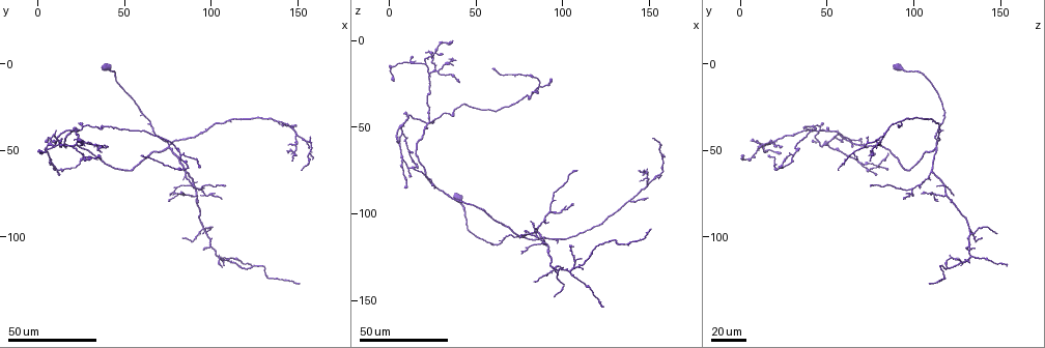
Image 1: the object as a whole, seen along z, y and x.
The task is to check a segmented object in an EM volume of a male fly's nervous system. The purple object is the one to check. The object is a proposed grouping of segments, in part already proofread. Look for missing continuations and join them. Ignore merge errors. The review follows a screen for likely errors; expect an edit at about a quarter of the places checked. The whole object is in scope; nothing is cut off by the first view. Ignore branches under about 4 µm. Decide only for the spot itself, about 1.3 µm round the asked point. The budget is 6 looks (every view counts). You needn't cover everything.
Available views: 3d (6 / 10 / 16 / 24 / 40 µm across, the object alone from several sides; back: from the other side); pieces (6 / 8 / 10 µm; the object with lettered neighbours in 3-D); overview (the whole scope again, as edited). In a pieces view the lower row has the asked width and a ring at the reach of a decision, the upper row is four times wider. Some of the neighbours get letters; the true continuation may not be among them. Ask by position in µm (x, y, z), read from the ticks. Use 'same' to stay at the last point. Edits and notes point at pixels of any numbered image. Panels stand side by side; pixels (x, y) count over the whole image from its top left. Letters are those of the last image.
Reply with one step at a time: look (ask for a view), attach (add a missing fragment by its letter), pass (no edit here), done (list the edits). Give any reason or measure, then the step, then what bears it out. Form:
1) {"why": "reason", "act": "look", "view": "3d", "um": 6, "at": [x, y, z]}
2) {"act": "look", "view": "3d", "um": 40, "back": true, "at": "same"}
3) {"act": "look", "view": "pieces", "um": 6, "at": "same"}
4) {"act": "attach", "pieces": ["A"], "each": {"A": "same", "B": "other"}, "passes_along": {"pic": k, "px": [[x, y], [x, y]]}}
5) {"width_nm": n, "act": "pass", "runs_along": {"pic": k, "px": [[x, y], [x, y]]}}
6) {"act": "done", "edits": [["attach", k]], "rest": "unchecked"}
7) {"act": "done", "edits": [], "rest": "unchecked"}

{"why": "free end", "act": "look", "view": "3d", "um": 40, "at": [14, 49, 64]}

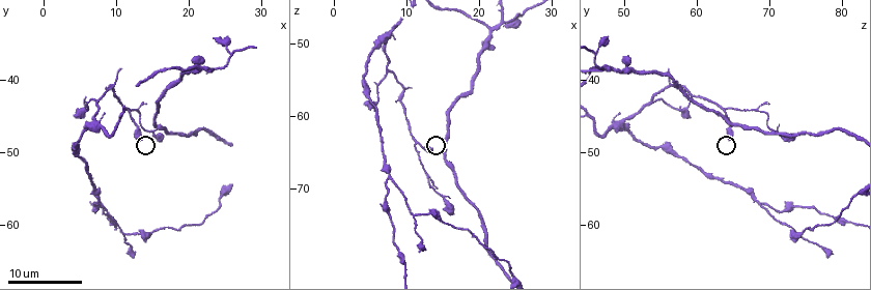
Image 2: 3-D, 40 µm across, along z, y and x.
{"act": "look", "view": "pieces", "um": 6, "at": [13.0, 48.0, 64.5]}

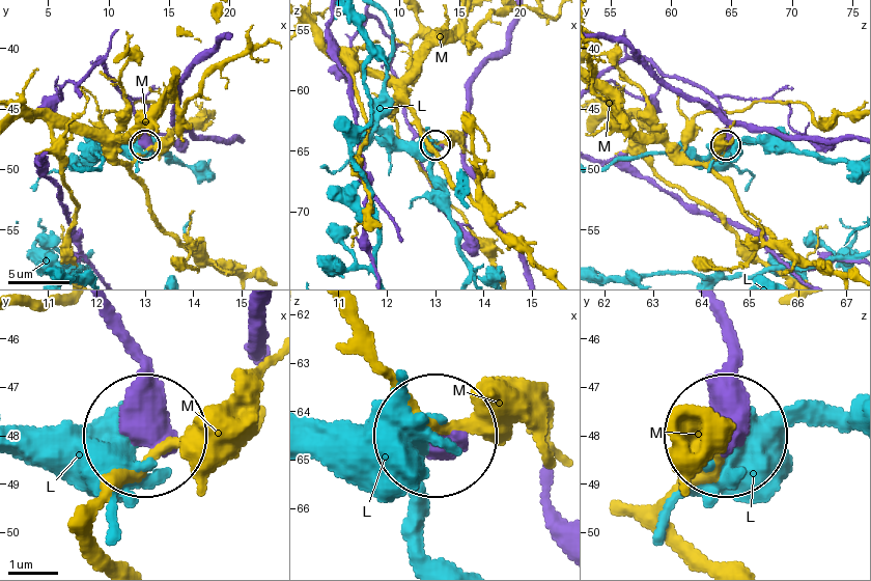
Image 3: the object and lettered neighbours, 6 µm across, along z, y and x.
{"width_nm": 480, "act": "pass", "each": {"L": "other", "M": "other"}, "runs_along": {"pic": 3, "px": [[106, 311], [143, 432]]}, "found": "no lettered fragment goes on from it"}

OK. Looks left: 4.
{"why": "tapers out", "act": "look", "view": "pieces", "um": 6, "at": [11.0, 38.5, 56.0]}

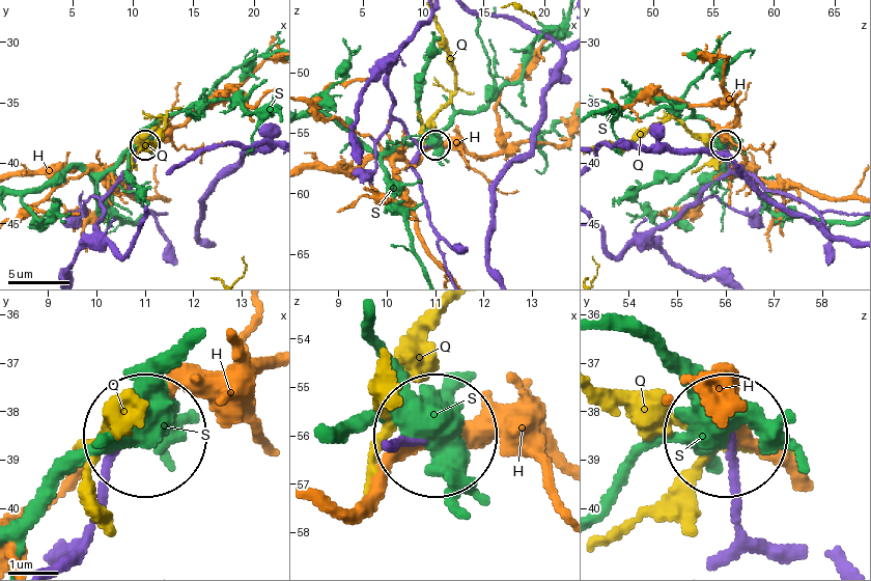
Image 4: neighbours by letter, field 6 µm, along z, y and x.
{"act": "pass", "each": {"H": "other", "Q": "other", "S": "other"}, "runs_along": {"pic": 4, "px": [[599, 228], [618, 255], [668, 226], [726, 173], [726, 146]]}, "found": "none of them fits"}

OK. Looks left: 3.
{"why": "an open end", "act": "look", "view": "pieces", "um": 8, "at": [4.5, 45.0, 58.5]}

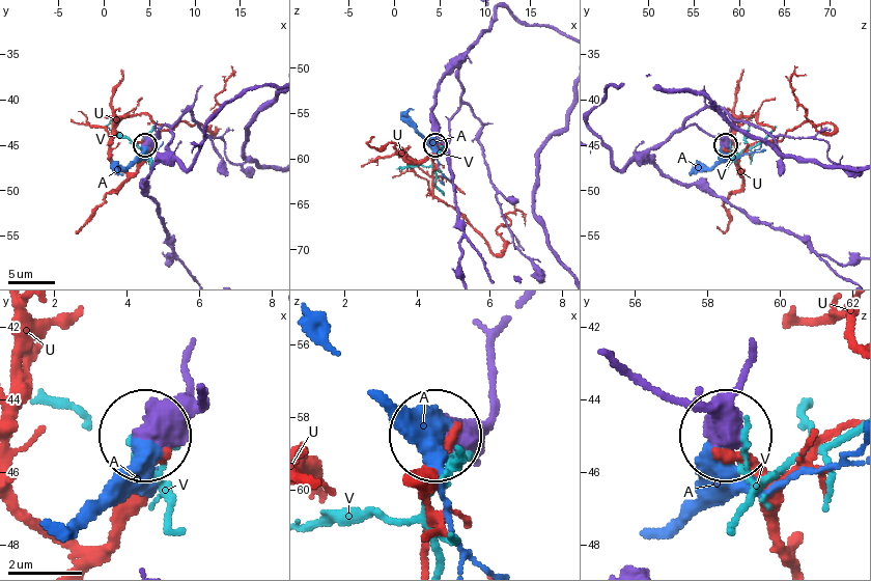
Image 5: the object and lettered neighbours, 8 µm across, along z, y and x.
{"act": "pass", "each": {"A": "other", "U": "other", "V": "other"}, "found": "none of them fits"}

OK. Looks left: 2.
{"act": "done", "edits": [], "rest": "unchecked"}

